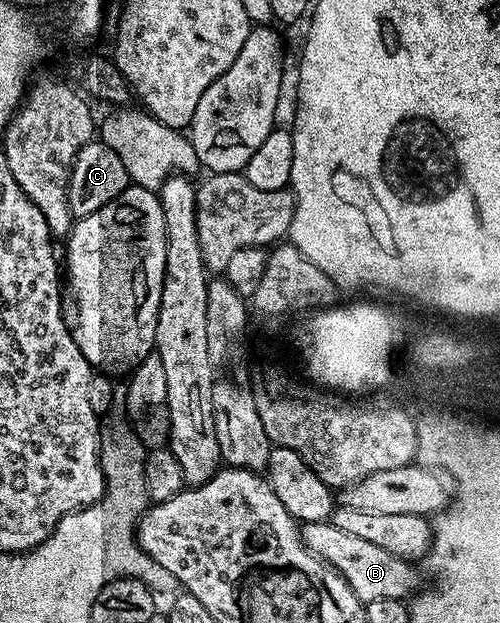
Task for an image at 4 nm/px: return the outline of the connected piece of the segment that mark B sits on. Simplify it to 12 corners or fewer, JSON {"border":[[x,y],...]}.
{"border":[[329,521],[302,524],[303,544],[336,567],[365,605],[407,601],[418,566]]}

